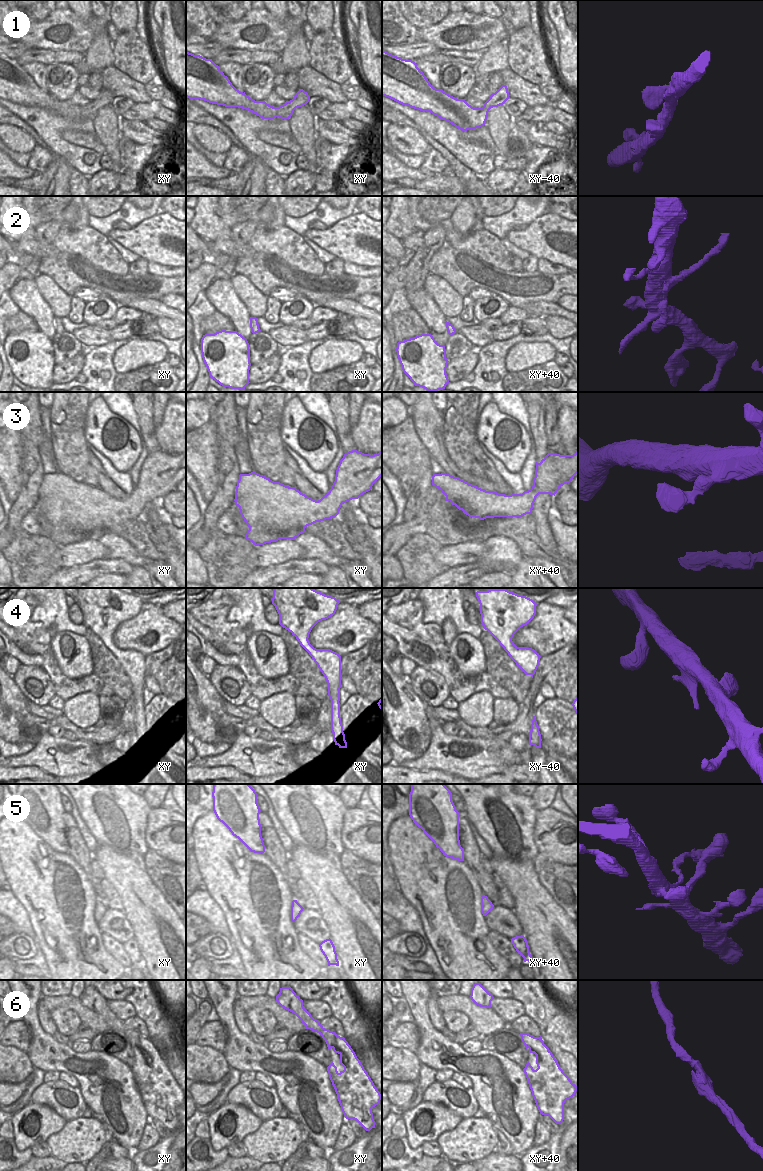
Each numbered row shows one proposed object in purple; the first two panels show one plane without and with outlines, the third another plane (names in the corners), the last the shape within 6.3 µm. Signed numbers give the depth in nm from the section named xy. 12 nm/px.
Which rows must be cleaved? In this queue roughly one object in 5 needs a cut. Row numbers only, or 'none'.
5

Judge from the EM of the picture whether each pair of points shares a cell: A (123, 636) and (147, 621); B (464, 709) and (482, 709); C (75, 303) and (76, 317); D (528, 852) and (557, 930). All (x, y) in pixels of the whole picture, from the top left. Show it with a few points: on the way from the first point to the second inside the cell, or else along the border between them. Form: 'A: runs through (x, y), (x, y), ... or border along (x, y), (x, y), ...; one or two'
A: runs through (129, 634), (134, 634), (141, 627); one
B: runs through (468, 709), (478, 709); one
C: runs through (76, 306), (76, 314); one
D: border along (506, 859), (532, 860); two

